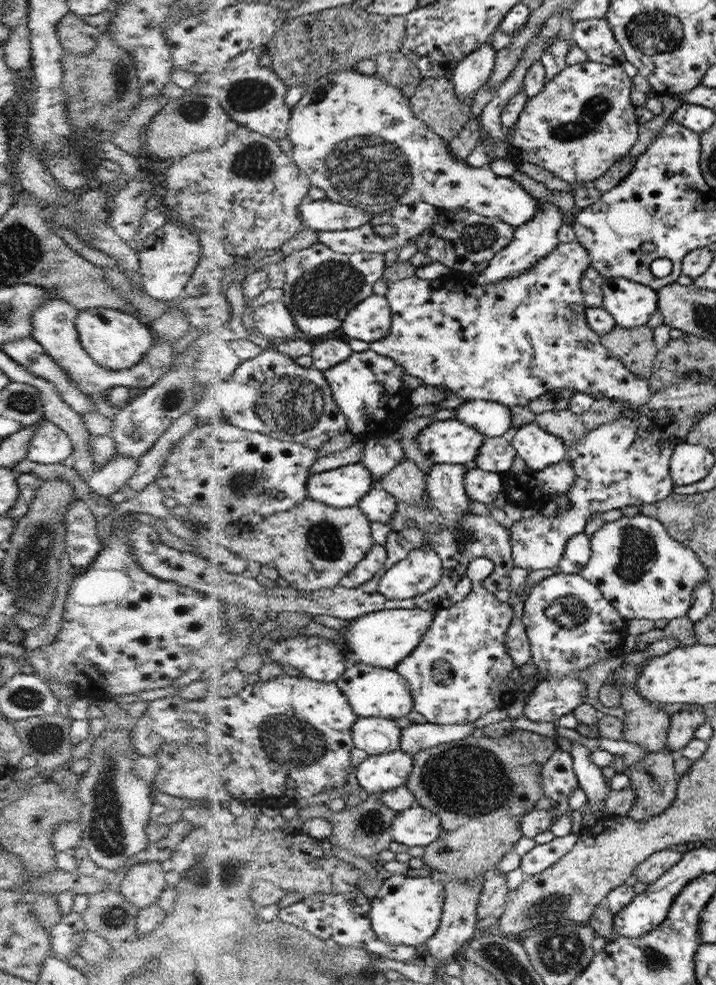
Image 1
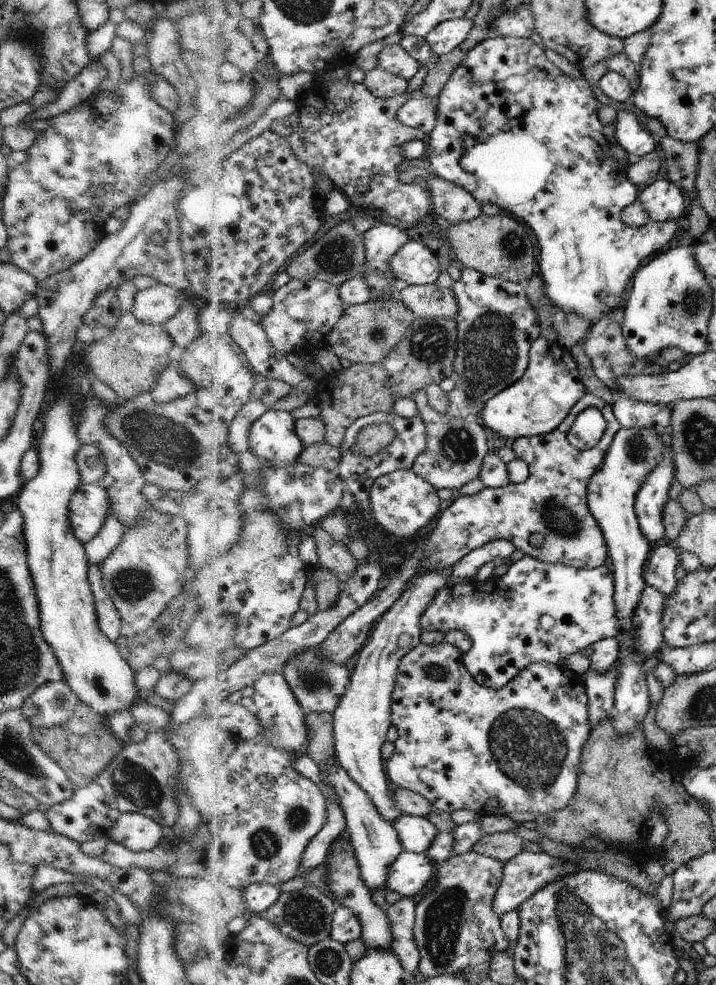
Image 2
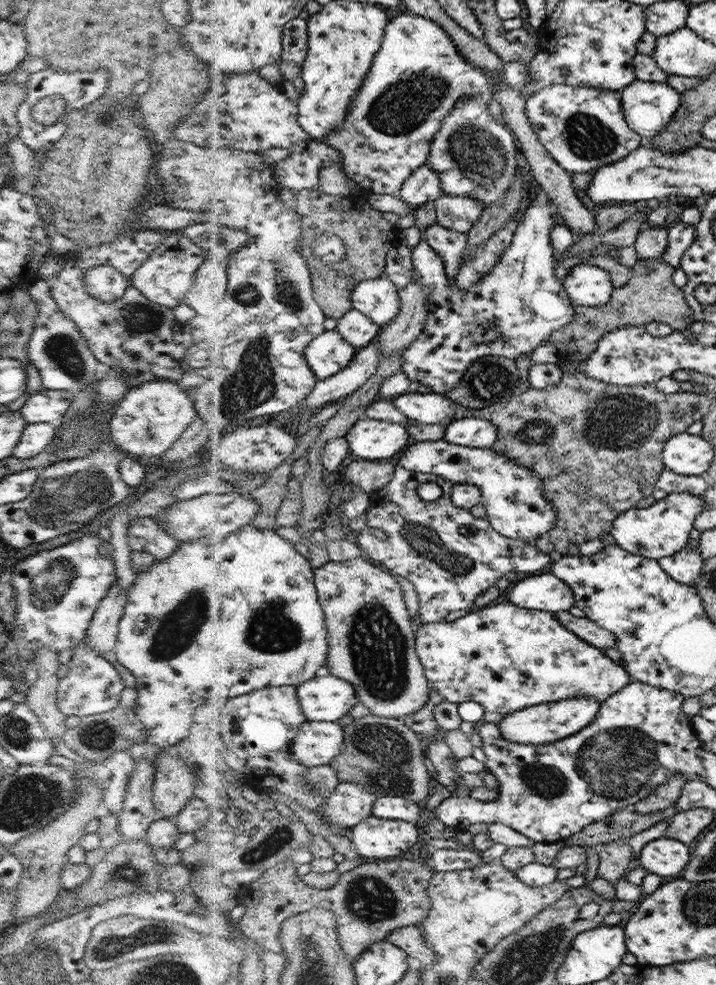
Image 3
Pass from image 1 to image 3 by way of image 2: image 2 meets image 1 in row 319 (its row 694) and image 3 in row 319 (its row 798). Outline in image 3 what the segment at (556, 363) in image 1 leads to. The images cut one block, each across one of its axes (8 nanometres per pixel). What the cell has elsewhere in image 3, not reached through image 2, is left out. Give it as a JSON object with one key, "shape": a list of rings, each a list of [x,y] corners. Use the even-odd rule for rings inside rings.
{"shape":[[[544,194],[538,198],[532,198],[530,206],[526,208],[524,217],[519,222],[520,226],[513,227],[512,243],[495,264],[495,268],[492,268],[473,290],[460,290],[456,280],[449,279],[442,255],[434,250],[427,240],[421,241],[414,250],[414,258],[417,262],[415,280],[422,281],[431,292],[430,317],[427,319],[422,336],[418,337],[416,342],[405,351],[402,370],[406,371],[413,381],[418,380],[426,386],[431,386],[433,392],[446,394],[458,386],[465,370],[477,358],[486,355],[504,355],[516,362],[520,354],[529,356],[537,346],[546,344],[554,330],[570,322],[575,312],[573,302],[563,283],[560,283],[554,275],[555,251],[550,234],[556,218],[550,200]]]}

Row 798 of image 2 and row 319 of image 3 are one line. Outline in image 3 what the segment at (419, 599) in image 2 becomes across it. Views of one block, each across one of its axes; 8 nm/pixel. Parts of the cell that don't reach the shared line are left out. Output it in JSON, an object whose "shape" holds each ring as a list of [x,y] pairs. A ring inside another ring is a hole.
{"shape":[[[385,275],[361,282],[353,292],[354,309],[360,310],[379,325],[392,324],[402,311],[399,286]]]}

